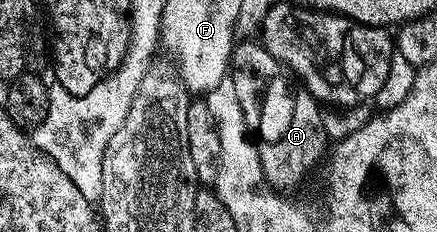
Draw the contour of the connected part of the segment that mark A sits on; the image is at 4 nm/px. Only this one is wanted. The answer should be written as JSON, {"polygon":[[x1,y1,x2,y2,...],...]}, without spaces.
{"polygon":[[245,38,242,44,234,43,227,78,235,86,239,110,243,110,245,127,256,143,267,182,278,190,289,190,285,188,295,187,326,155,322,109,304,84,265,49,264,43,254,40]]}

